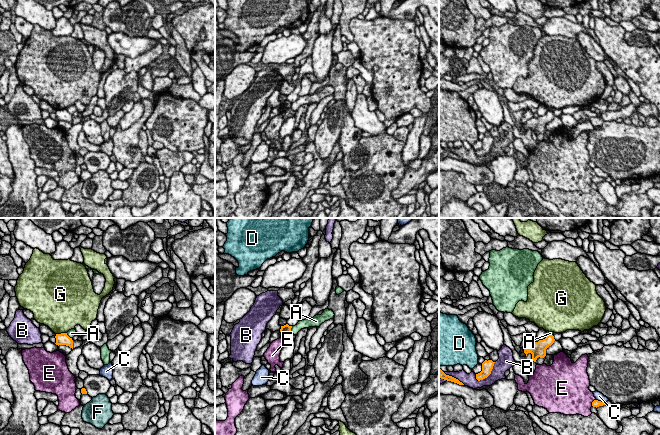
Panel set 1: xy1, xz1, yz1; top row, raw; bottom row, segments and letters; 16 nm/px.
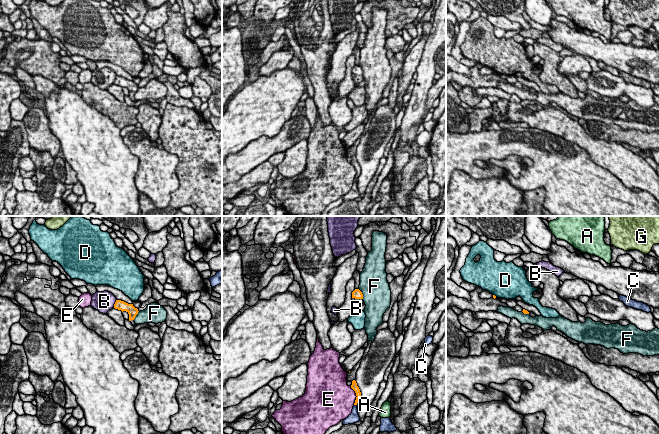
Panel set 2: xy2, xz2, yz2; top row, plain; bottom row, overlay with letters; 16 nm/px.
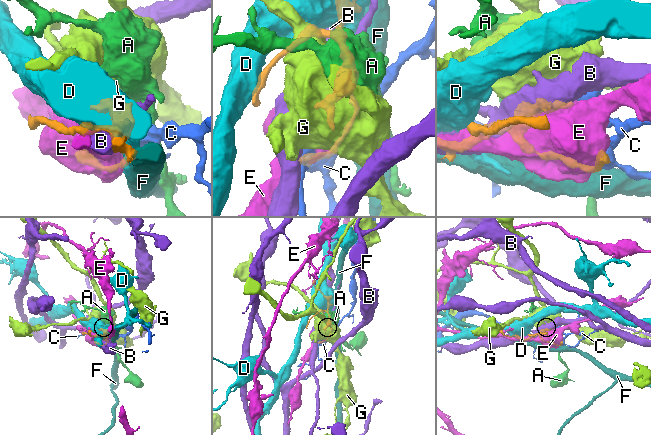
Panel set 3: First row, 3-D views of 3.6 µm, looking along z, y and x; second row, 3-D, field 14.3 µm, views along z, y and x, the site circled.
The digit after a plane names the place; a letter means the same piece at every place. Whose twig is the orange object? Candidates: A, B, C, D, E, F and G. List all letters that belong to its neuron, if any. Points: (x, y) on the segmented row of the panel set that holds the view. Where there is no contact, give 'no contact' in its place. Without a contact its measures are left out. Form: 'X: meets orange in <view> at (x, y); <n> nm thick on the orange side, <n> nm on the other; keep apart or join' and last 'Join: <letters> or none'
A: meets orange in xy1 at (68, 336); 190 nm thick on the orange side, 130 nm on the other; keep apart
B: meets orange in yz1 at (488, 375); 190 nm thick on the orange side, 220 nm on the other; keep apart
C: meets orange in yz1 at (600, 401); 120 nm thick on the orange side, 130 nm on the other; keep apart
D: meets orange in yz2 at (494, 295); 50 nm thick on the orange side, 480 nm on the other; keep apart
E: meets orange in xz2 at (356, 395); 100 nm thick on the orange side, 440 nm on the other; keep apart
F: meets orange in xz2 at (362, 294); 160 nm thick on the orange side, 460 nm on the other; keep apart
G: meets orange in xy1 at (61, 333); 190 nm thick on the orange side, 480 nm on the other; keep apart
Join: none

